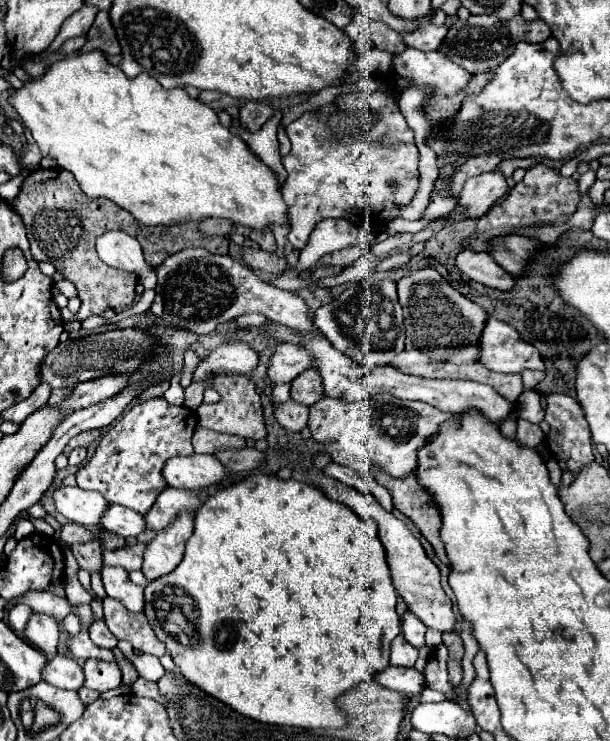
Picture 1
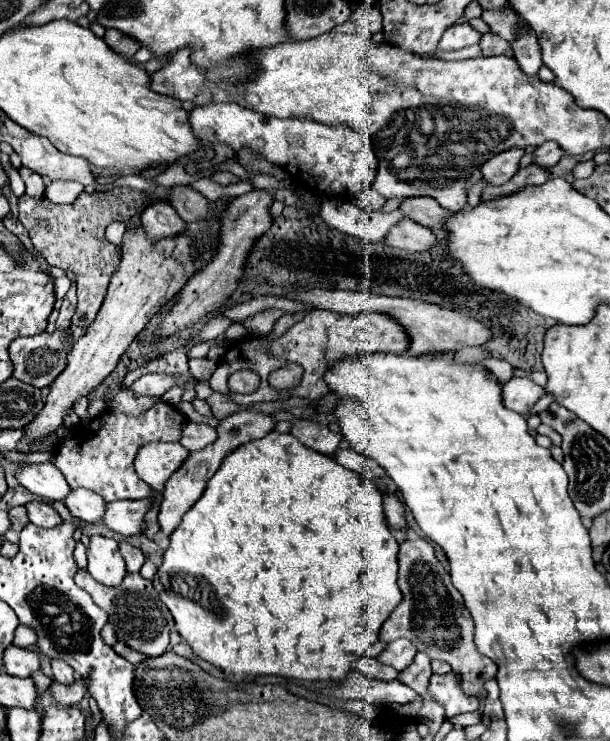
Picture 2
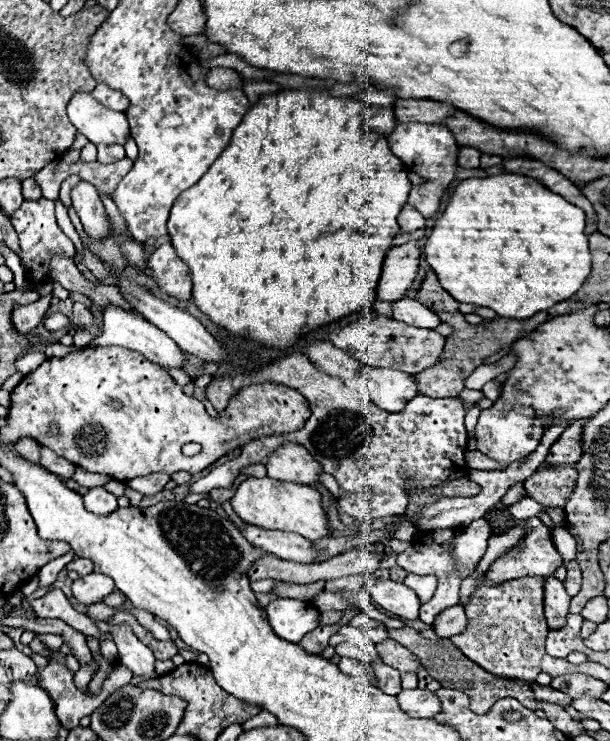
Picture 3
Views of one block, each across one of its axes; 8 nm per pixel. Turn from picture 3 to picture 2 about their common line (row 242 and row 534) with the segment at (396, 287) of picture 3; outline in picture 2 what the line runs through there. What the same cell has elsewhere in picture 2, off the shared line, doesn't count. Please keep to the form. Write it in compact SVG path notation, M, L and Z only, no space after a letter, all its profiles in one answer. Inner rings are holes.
M406 528L406 540L400 542L400 552L398 552L398 586L402 590L402 602L392 610L392 614L388 616L388 620L384 622L382 630L380 630L380 640L392 642L400 636L416 636L416 648L420 652L426 652L430 658L438 658L438 660L446 660L454 672L460 674L462 680L462 690L466 694L480 694L480 690L484 688L484 682L488 678L496 676L496 664L482 656L476 646L474 646L474 622L470 612L464 606L462 594L452 586L450 582L450 574L444 570L444 566L438 562L434 548L430 546L430 542L426 542L424 538L420 538L416 532L412 532L410 528Z

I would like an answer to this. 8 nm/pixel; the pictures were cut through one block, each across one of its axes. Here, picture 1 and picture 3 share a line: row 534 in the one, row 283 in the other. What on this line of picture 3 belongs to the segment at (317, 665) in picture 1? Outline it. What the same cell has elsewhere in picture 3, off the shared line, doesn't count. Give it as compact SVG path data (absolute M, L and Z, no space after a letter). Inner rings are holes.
M284 90L272 96L260 98L258 104L254 104L240 126L234 130L232 140L228 148L220 154L220 158L212 164L212 168L206 172L206 176L192 188L184 190L168 218L168 236L170 242L188 264L192 274L192 298L200 312L204 312L212 322L226 328L234 336L242 336L246 340L254 340L262 344L264 348L274 350L288 350L292 348L300 338L304 338L308 332L318 330L322 326L328 326L340 318L350 316L352 312L364 310L372 300L376 298L378 278L382 272L382 260L386 252L392 248L392 240L398 234L398 214L402 206L408 200L410 194L410 180L406 166L390 152L388 142L384 136L368 130L364 126L366 122L366 104L346 98L332 98L328 90Z

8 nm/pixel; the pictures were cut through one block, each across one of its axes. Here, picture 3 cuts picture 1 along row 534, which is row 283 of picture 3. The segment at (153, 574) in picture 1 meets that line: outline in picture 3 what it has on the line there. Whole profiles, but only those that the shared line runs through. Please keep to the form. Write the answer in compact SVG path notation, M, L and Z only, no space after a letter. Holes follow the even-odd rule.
M170 242L162 244L148 260L148 268L152 270L152 278L156 280L160 292L176 298L176 300L190 300L192 298L192 284L190 284L190 270L188 266L176 256L176 250Z

